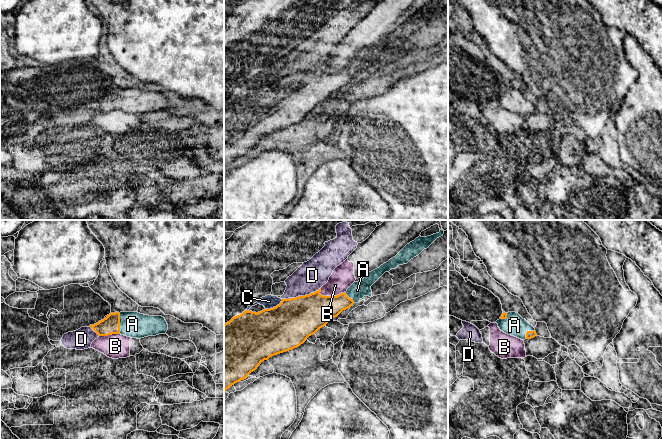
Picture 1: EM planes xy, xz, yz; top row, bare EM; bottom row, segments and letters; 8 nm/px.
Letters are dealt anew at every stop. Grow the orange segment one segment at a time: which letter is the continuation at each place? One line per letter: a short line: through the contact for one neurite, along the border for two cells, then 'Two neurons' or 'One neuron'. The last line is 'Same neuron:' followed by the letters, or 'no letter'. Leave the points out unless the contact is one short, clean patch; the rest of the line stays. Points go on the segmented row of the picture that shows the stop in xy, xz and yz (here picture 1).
A: Line: xy (110, 325), (119, 323), (132, 324). One neuron
B: Two neurons
C: Line: xz (282, 299), (275, 306), (265, 309). Two neurons
D: Line: xz (320, 287), (308, 294), (290, 298). Two neurons
Same neuron: A

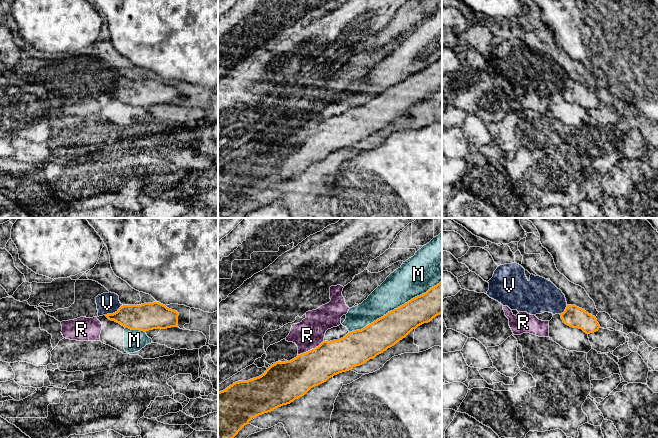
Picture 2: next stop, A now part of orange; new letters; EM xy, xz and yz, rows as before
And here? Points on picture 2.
M: Two neurons
R: Line: xz (323, 340), (314, 348), (298, 355). Two neurons
V: Line: xy (123, 305), (116, 311), (105, 315). Two neurons
Same neuron: no letter

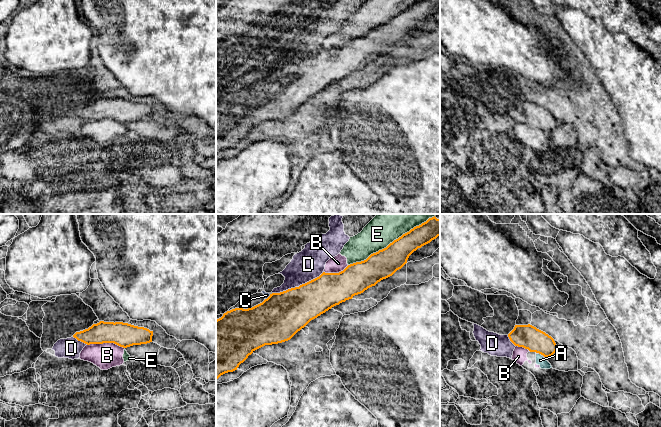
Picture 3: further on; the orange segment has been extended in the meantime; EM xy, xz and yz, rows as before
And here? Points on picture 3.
A: Two neurons
B: Two neurons
C: Line: xz (270, 294), (265, 299). Two neurons
D: Line: xz (323, 272), (298, 286), (272, 293). Two neurons
E: Two neurons
Same neuron: no letter

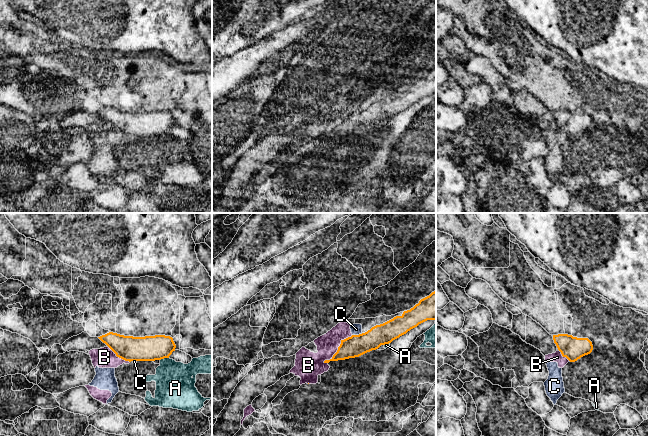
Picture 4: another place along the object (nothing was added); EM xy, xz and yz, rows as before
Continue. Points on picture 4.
A: Two neurons
B: Line: xz (352, 335), (344, 338), (337, 351), (323, 362). Two neurons
C: Line: xz (362, 333), (352, 335). Two neurons
Same neuron: no letter

